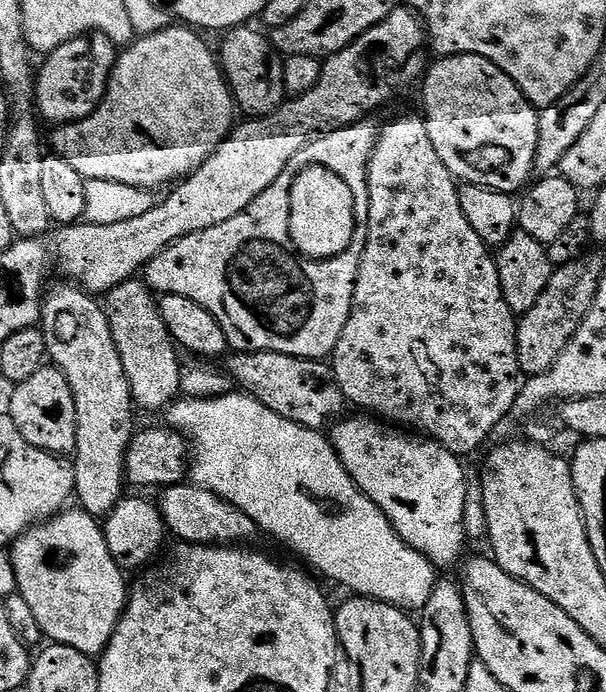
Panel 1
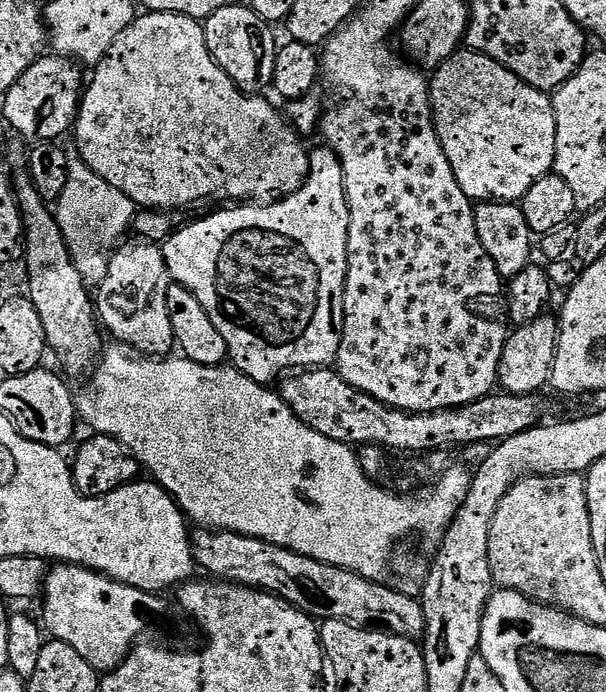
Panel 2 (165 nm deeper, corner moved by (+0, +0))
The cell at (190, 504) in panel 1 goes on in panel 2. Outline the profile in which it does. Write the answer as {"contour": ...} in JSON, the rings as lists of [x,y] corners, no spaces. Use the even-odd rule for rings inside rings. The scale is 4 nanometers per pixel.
{"contour":[[[200,530],[194,536],[194,560],[197,565],[217,572],[217,577],[229,578],[242,586],[257,590],[278,590],[279,595],[289,604],[301,610],[307,610],[313,617],[324,620],[344,620],[358,628],[374,628],[377,632],[393,632],[395,636],[404,636],[407,640],[423,641],[426,635],[426,614],[423,603],[417,597],[399,593],[390,586],[378,582],[367,581],[362,574],[354,570],[346,570],[342,566],[330,566],[326,562],[318,562],[318,558],[310,558],[306,554],[298,554],[289,548],[274,546],[265,540],[250,538],[233,532]]]}

